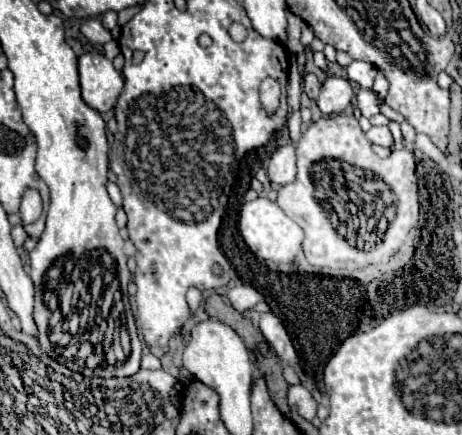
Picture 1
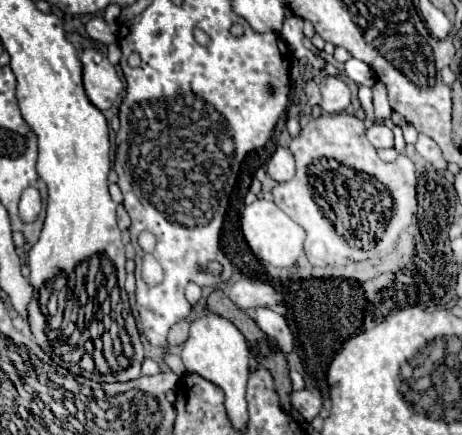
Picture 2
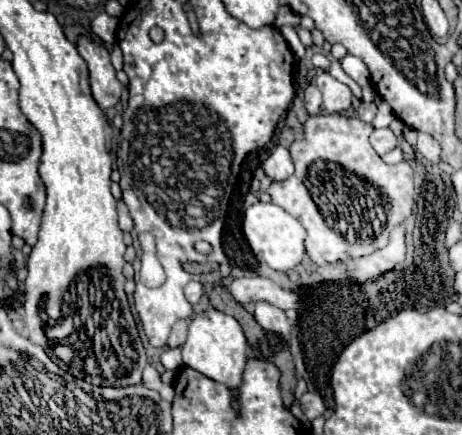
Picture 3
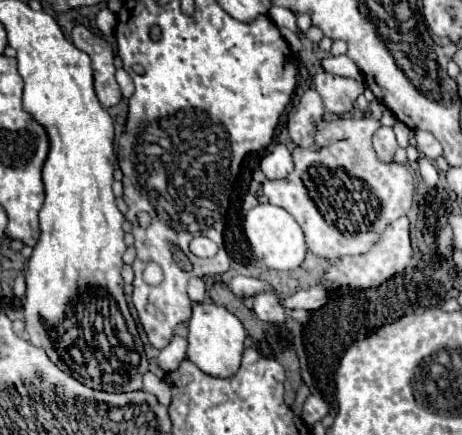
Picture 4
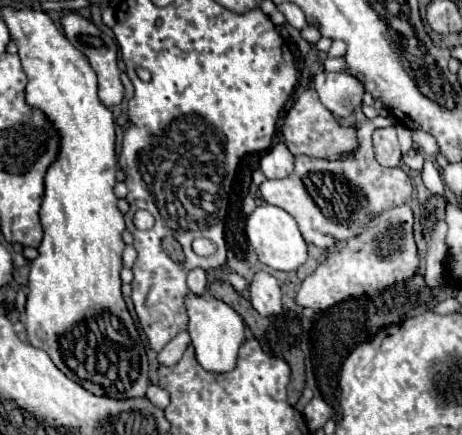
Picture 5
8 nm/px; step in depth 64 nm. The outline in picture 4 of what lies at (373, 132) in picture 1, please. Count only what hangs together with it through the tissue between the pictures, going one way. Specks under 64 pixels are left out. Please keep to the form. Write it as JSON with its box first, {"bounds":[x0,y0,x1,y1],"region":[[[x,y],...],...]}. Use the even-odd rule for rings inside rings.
{"bounds":[374,126,398,162],"region":[[[382,126],[374,134],[374,150],[376,150],[380,160],[384,160],[384,162],[392,162],[394,160],[394,154],[398,150],[398,142],[396,142],[396,136],[394,136],[392,128]]]}

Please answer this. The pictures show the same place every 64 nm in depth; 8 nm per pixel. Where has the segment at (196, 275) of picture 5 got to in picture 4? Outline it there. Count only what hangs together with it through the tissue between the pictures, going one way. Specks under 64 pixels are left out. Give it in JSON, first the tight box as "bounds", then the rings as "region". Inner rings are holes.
{"bounds":[188,278,206,302],"region":[[[190,278],[188,282],[188,296],[192,302],[202,302],[204,296],[206,296],[206,284],[202,278]]]}

